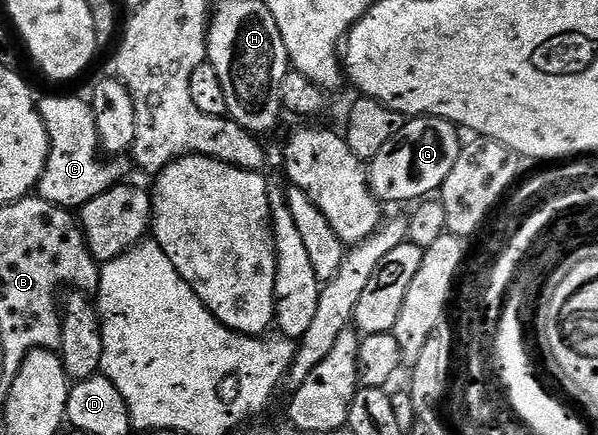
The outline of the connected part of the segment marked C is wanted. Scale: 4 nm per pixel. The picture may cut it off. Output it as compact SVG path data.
M49 96L45 101L40 101L39 111L49 135L49 157L36 187L42 200L61 208L79 210L91 198L103 194L122 179L117 162L103 158L99 151L101 139L97 133L93 106L88 99L80 100L77 96Z

